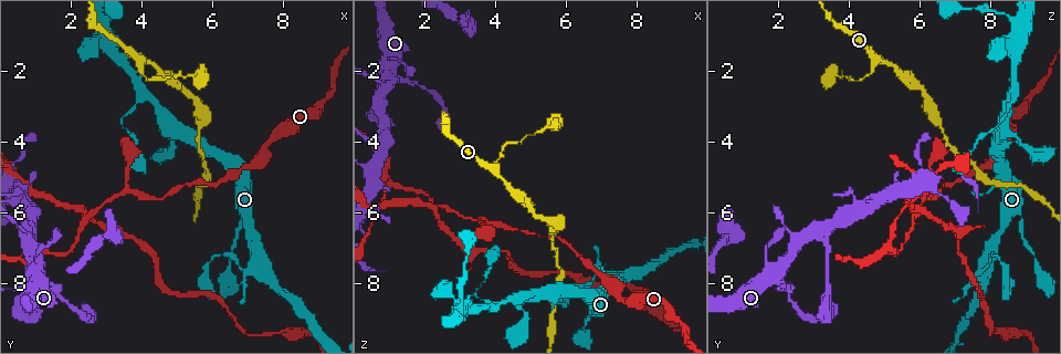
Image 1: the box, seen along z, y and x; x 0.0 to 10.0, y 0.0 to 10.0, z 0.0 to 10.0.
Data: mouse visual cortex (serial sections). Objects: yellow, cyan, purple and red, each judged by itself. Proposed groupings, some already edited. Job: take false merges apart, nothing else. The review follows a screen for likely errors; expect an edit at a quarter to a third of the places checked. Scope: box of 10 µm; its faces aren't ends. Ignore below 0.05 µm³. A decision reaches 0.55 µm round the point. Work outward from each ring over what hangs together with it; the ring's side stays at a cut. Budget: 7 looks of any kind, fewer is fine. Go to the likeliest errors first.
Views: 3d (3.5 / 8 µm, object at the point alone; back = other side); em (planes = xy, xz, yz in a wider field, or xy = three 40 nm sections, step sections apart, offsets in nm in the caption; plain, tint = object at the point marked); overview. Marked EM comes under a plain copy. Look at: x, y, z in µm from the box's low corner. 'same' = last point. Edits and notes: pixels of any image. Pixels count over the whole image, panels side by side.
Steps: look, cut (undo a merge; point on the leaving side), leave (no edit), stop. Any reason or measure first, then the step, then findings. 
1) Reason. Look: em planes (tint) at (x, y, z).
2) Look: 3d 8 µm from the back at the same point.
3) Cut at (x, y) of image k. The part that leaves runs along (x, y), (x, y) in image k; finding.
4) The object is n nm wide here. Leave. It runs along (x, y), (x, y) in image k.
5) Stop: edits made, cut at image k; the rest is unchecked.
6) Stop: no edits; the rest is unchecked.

Looks like a crossing. Look: 3d 3.5 µm at (2.60, 6.00, 5.95).

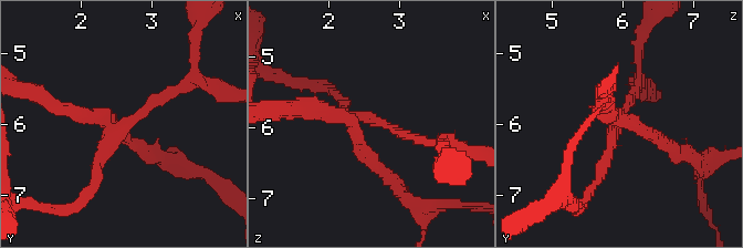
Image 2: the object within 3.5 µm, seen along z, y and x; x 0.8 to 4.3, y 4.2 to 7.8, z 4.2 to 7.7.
4 arms meet here; the arms are 150, 150, 200, 200 nm wide; now the EM. Look: em xy step 3 (tint) at (2.65, 6.00, 5.90).

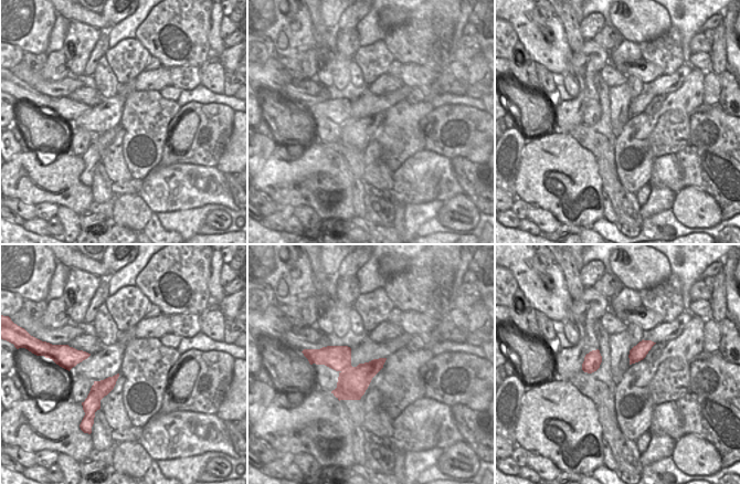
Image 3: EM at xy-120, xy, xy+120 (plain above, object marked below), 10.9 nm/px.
Cut at (322, 112) of image 2. The part that leaves runs along (362, 120), (358, 145), (406, 196) in image 2; two cells meet here.

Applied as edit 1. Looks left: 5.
A fork. Look: 3d 8 µm at (0.85, 7.05, 5.10).

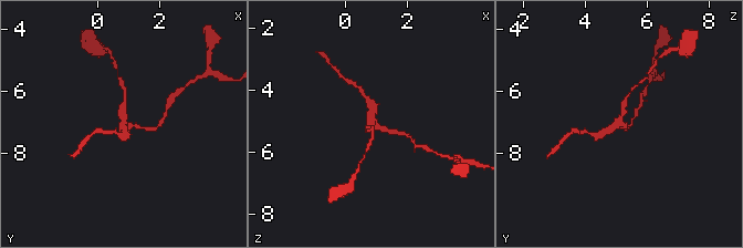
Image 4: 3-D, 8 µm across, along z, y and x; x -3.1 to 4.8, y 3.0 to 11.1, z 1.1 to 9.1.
Zoom in. Look: 3d 3.5 µm at the same point.

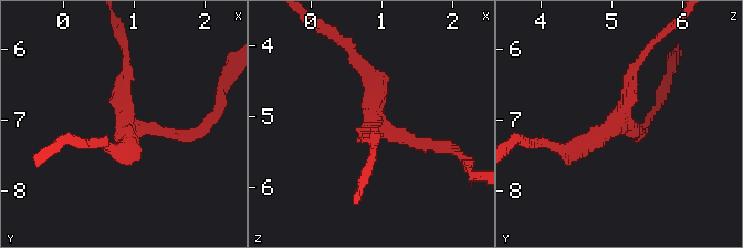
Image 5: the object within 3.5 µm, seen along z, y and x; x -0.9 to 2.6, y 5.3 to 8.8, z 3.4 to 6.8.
3 arms meet here; the arms are 150, 150, 300 nm wide; now the EM. Look: em xy step 1 (tint) at (0.90, 7.00, 5.10).

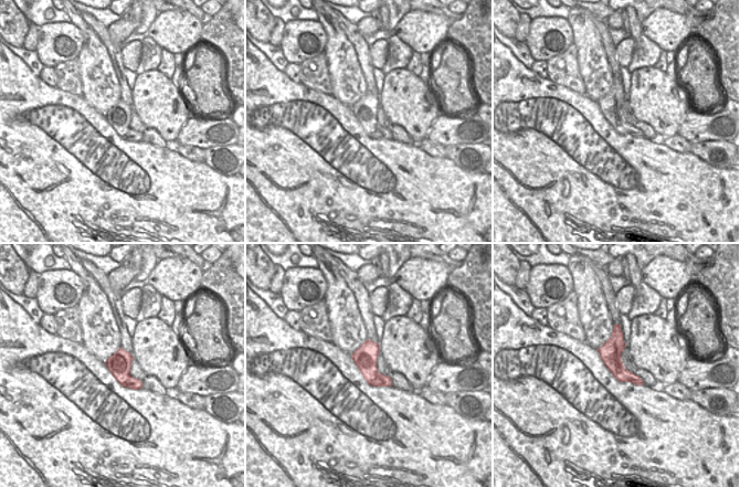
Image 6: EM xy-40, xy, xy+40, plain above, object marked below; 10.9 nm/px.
The object is 260 nm wide here. Leave. It runs along (619, 327), (615, 364), (640, 382) in image 6; one cell here.

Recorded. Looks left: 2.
Stop: edits made, cut at image 2; the rest is unchecked.

